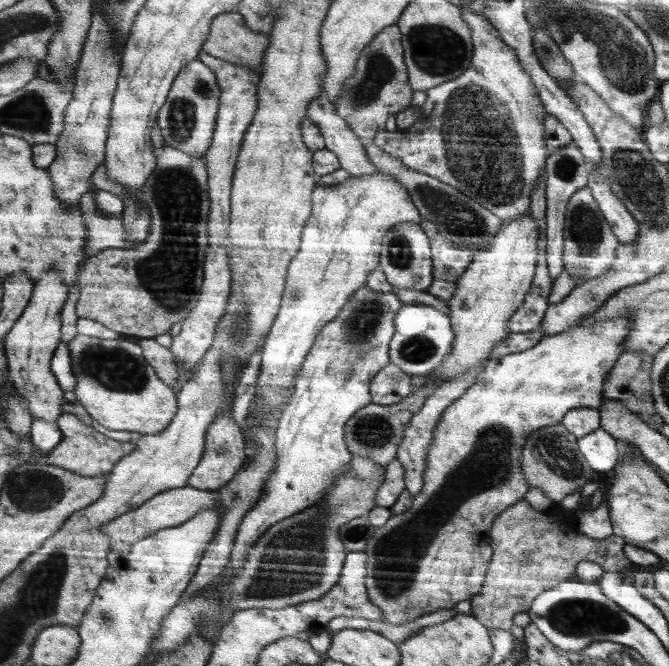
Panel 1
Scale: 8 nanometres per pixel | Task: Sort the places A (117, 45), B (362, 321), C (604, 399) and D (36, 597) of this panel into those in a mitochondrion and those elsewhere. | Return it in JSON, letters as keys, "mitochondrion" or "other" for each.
{"A":"other","B":"mitochondrion","C":"other","D":"mitochondrion"}

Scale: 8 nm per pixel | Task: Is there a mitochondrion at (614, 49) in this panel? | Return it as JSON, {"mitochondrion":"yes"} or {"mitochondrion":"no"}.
{"mitochondrion":"yes"}

